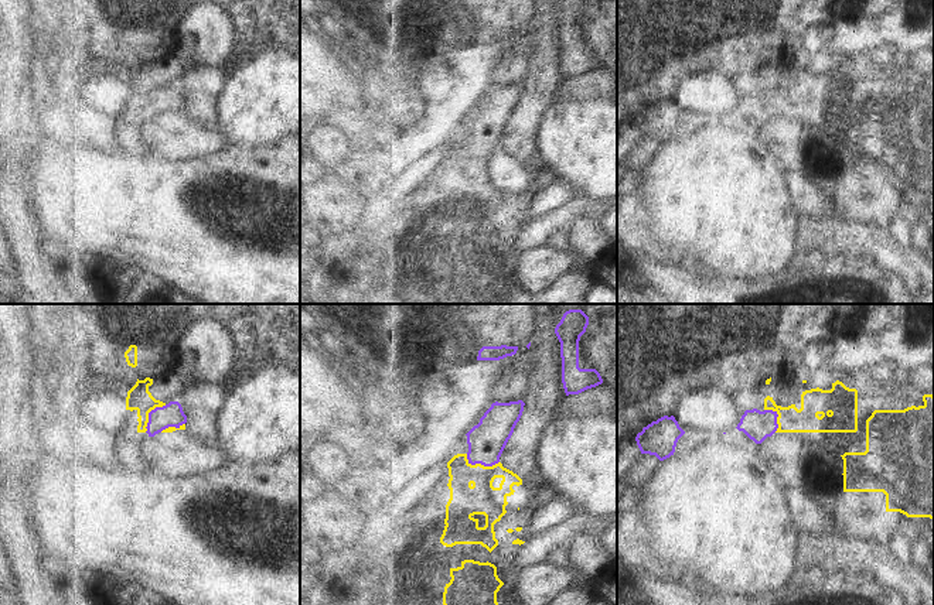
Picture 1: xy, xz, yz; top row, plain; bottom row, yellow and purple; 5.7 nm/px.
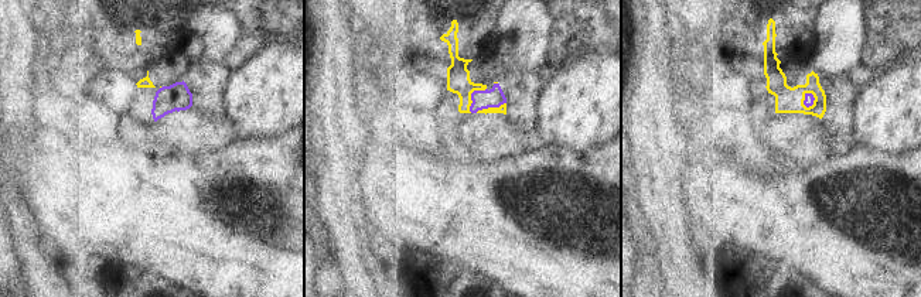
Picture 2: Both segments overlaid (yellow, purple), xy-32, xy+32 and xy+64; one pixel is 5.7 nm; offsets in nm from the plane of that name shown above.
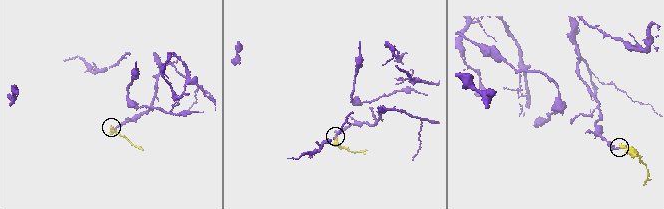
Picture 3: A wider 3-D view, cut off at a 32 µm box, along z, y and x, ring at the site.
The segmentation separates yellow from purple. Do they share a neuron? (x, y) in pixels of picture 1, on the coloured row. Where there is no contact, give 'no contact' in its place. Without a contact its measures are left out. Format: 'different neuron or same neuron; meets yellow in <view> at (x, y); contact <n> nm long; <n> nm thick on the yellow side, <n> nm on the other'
same neuron; meets yellow in xz at (480, 464); contact 200 nm long; 190 nm thick on the yellow side, 220 nm on the other

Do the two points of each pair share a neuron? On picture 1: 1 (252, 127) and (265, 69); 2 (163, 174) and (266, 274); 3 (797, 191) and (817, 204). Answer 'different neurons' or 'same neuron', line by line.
1: same neuron
2: same neuron
3: same neuron

